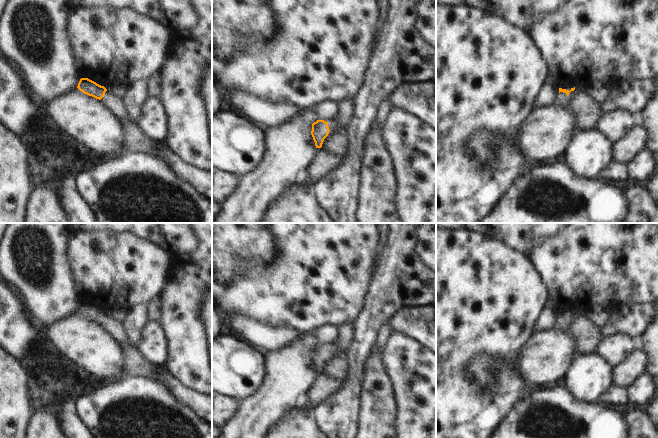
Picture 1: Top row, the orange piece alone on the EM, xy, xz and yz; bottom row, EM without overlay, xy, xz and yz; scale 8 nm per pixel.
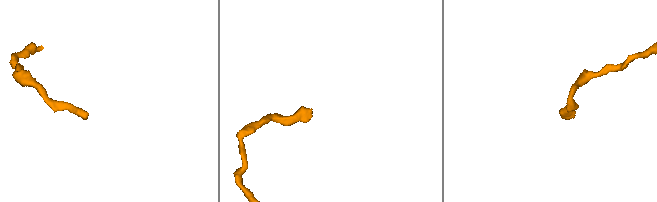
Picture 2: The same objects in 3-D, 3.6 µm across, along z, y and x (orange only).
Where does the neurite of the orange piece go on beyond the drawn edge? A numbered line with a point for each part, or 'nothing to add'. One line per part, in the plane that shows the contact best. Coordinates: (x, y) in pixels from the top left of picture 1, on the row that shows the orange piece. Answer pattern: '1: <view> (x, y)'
1: yz (562, 99)

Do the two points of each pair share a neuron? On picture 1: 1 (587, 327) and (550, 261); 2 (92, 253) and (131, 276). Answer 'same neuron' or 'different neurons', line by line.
1: different neurons
2: same neuron

